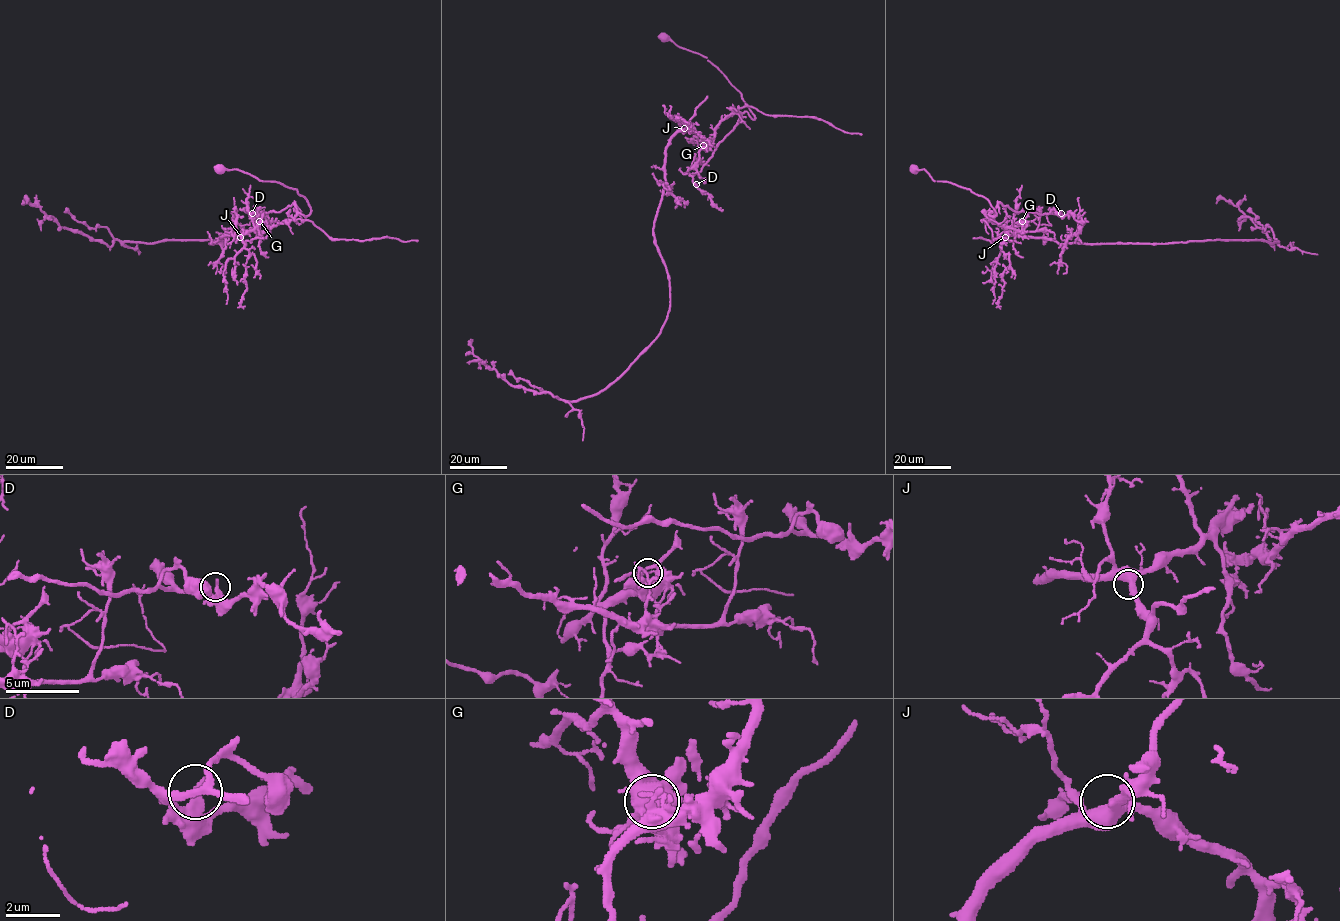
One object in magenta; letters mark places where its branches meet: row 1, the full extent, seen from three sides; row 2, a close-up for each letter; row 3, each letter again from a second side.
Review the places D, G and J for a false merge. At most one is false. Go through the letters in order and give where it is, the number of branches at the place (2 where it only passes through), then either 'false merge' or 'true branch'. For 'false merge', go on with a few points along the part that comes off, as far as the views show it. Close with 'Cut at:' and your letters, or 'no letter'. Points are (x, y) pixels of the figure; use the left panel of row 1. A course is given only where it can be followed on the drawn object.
D: at (252, 213); 1 branches meet; true branch
G: at (259, 221); 1 branches meet; false merge; foreign part runs (260, 221), (259, 229), (267, 231), (298, 213), (307, 216), (311, 207), (296, 189), (214, 167)
J: at (240, 237); 2 branches meet; true branch
Cut at: G

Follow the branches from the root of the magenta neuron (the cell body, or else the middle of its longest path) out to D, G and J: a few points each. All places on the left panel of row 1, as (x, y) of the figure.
D: (219, 168), (296, 188), (311, 208), (307, 216), (295, 203), (278, 212), (252, 213)
G: (219, 168), (296, 188), (311, 208), (307, 216), (298, 213), (267, 231), (260, 230), (260, 221)
J: (219, 168), (296, 188), (311, 208), (307, 216), (298, 213), (267, 231), (258, 225), (240, 237)

